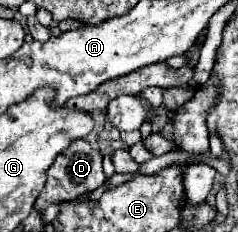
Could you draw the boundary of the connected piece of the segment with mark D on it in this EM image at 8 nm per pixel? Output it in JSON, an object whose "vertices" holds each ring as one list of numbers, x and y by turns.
{"vertices":[[86,140,72,142,70,148,66,152,62,152,54,160,52,168,48,170,48,180,46,180,46,186,36,200,36,208,46,210,50,204,60,204,64,200,72,200,72,198,78,198,82,194,90,194,98,186,102,186,106,180,106,174,102,170,102,156,104,154,100,150,94,150]]}

